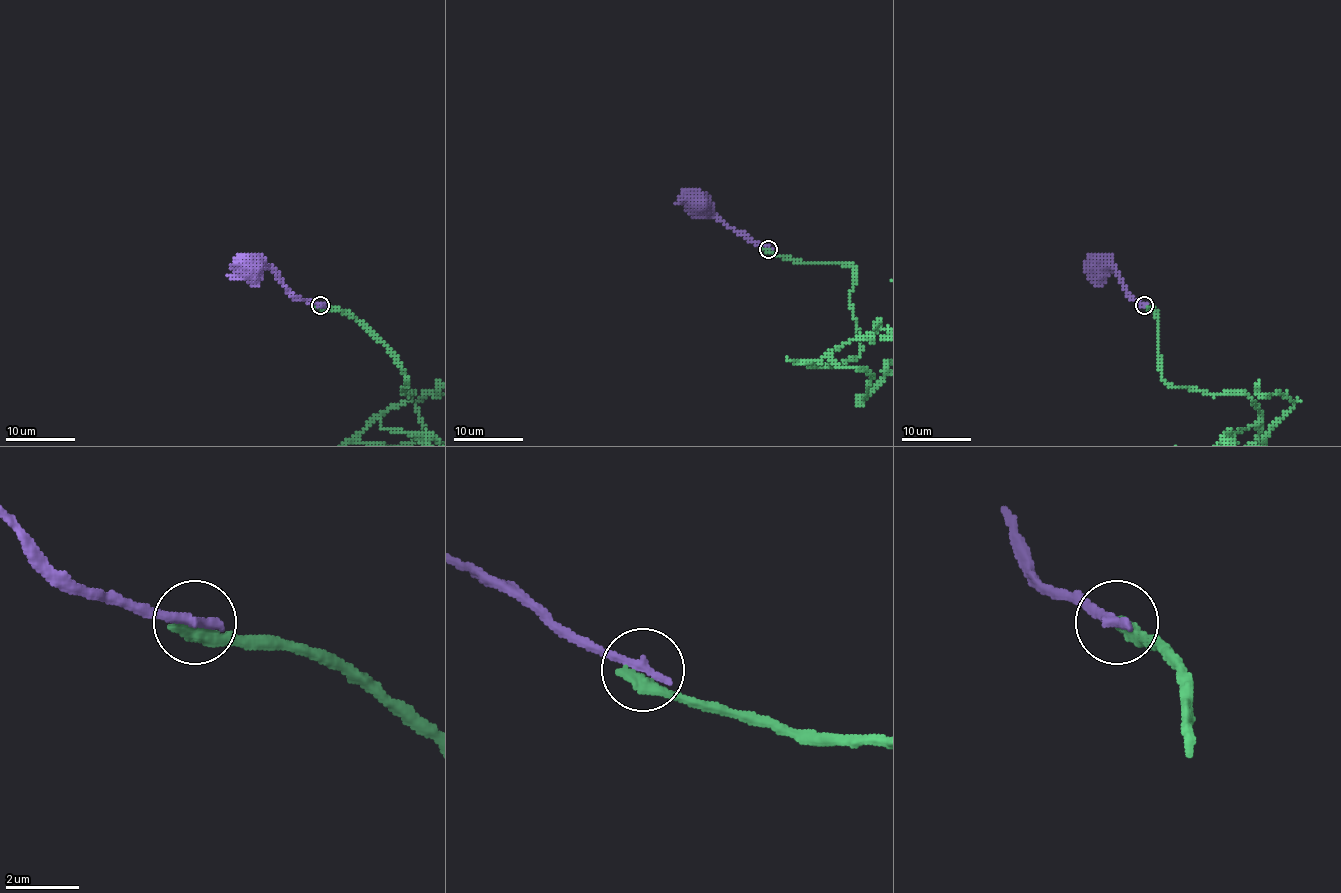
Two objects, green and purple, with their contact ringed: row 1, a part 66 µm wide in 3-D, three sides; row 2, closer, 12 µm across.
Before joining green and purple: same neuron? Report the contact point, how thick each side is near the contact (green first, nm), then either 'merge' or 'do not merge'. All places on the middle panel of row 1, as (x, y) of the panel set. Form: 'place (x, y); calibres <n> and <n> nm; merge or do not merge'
place (768, 249); calibres 480 and 320 nm; do not merge

